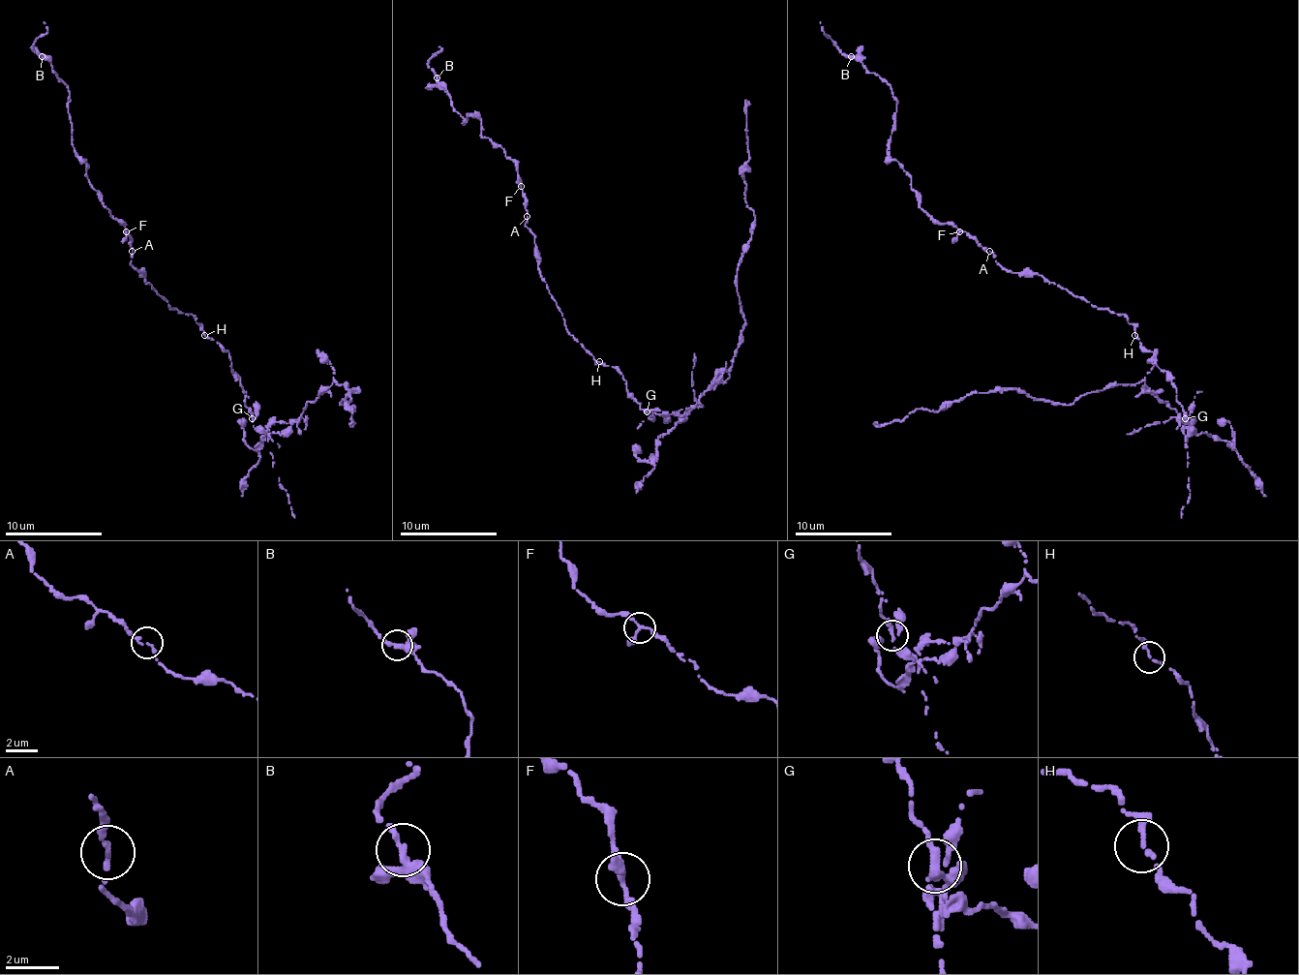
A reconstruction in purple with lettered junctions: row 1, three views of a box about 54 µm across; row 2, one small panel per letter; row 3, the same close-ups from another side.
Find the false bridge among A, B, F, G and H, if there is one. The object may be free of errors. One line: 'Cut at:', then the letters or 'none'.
Cut at: G

